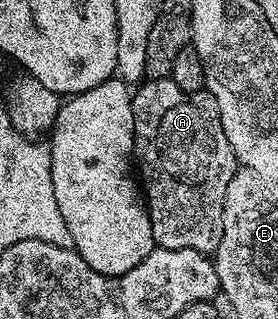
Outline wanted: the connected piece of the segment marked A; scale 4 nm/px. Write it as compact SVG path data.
M167 77L143 82L133 92L130 104L134 118L133 158L155 244L164 249L217 252L228 181L232 181L240 164L224 133L216 101L205 89L184 93Z

